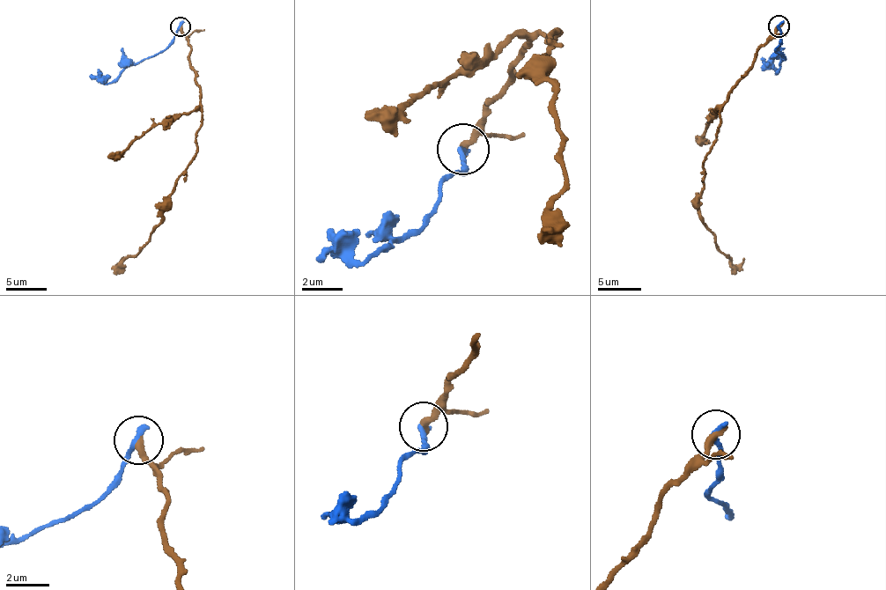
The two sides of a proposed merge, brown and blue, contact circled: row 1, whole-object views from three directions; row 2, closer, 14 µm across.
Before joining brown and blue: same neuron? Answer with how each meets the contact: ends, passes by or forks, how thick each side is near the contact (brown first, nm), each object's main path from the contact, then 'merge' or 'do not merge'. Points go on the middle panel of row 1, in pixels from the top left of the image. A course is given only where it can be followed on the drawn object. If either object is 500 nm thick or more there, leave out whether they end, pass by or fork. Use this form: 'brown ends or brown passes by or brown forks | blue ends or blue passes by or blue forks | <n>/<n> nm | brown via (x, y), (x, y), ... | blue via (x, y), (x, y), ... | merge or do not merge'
brown ends | blue ends | 360/300 nm | brown via (464, 151), (521, 52), (561, 33), (545, 62), (566, 141), (549, 213), (558, 236) | blue via (462, 150), (466, 167), (452, 172), (423, 227), (397, 236), (372, 255), (358, 261), (328, 251), (317, 261) | do not merge

